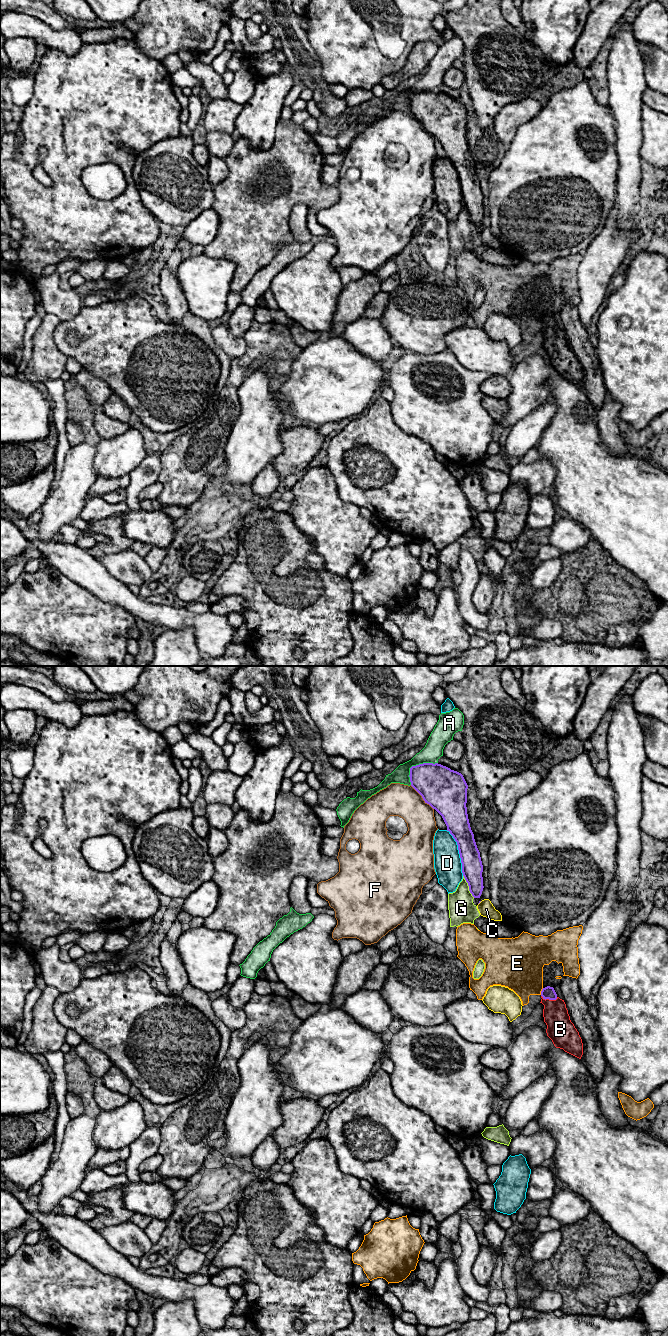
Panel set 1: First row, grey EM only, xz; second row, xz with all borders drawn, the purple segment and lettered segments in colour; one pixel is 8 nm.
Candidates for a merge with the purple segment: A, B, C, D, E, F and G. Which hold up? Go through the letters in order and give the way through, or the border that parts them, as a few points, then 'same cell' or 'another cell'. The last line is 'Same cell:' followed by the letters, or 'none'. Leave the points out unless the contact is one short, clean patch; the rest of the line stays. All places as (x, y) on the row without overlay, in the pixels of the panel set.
A: along xz (437, 90), (413, 93), (410, 96), (410, 112) | another cell
B: across xz (548, 320), (549, 327), (555, 337), (560, 356) | same cell
C: another cell
D: another cell
E: another cell
F: another cell
G: another cell
Same cell: B

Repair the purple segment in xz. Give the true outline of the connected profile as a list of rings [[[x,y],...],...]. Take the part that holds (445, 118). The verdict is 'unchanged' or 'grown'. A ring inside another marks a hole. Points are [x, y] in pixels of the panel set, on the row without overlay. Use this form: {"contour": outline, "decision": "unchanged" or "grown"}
{"contour": [[[438,91],[410,96],[411,114],[443,146],[458,173],[462,201],[474,226],[483,219],[483,193],[467,142],[468,113],[463,103]]], "decision": "unchanged"}

